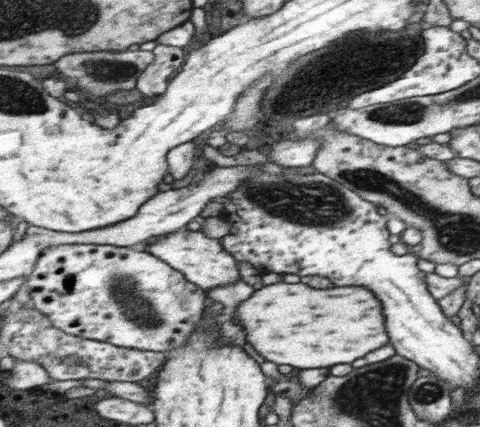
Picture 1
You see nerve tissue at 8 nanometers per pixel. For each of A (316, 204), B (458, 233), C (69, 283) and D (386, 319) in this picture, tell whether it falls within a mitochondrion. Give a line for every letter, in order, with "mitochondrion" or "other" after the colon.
A: mitochondrion
B: mitochondrion
C: other
D: other

